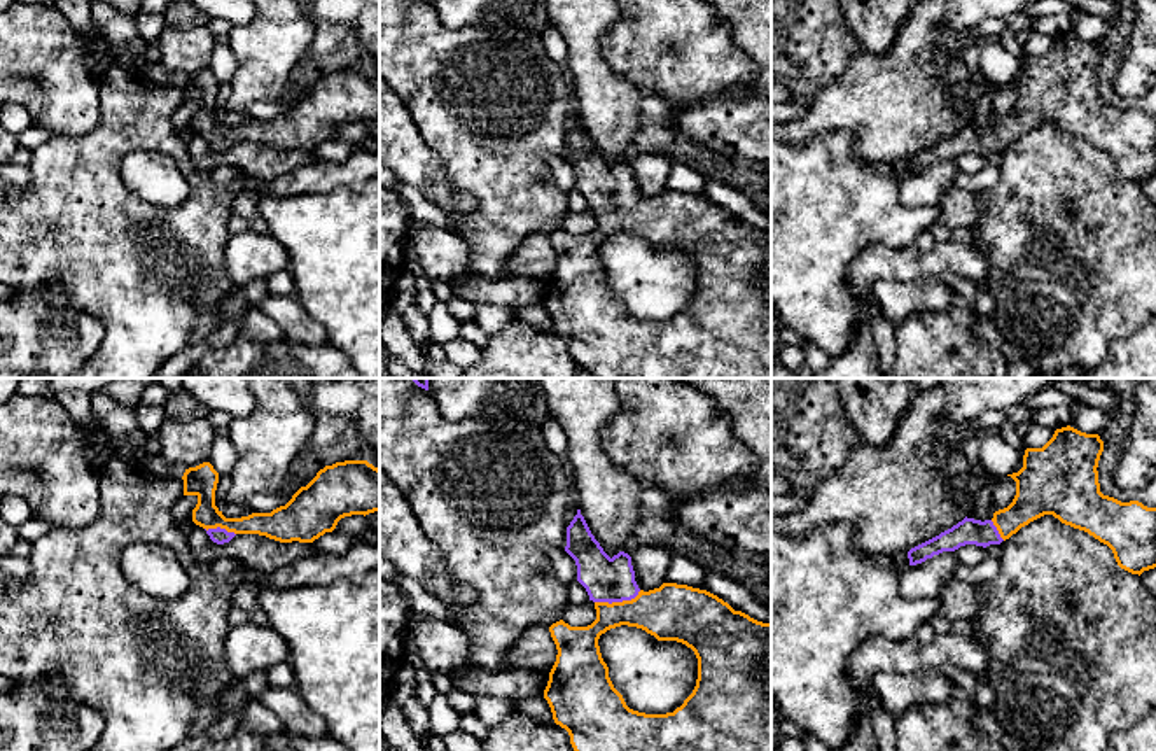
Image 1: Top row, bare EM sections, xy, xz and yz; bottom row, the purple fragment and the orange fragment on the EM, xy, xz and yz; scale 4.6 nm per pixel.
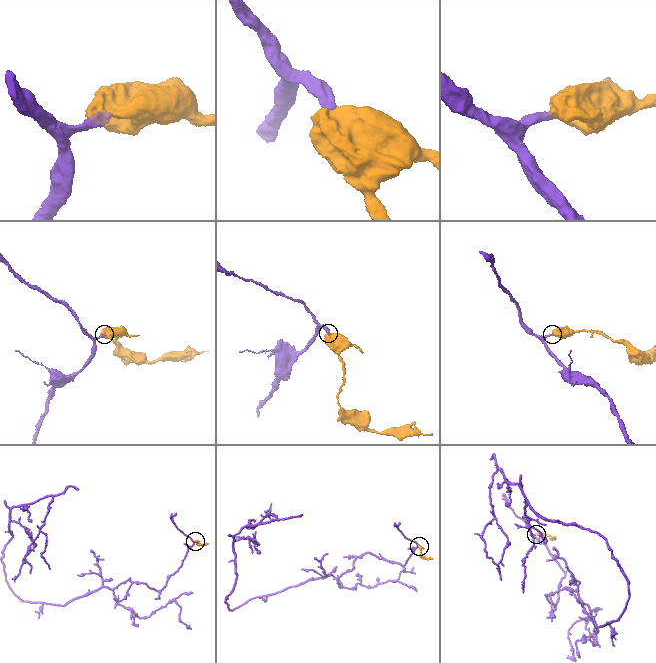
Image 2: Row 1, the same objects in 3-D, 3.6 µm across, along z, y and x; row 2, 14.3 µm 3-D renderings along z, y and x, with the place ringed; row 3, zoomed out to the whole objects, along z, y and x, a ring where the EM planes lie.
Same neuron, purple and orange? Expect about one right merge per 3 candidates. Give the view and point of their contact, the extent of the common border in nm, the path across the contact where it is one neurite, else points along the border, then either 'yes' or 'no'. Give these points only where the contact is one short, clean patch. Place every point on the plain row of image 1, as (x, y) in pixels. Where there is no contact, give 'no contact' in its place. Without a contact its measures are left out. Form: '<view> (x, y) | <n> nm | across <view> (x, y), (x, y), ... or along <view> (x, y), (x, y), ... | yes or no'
xz (618, 209) | 220 nm | across xz (609, 188), (618, 209), (640, 217), (670, 221) | yes

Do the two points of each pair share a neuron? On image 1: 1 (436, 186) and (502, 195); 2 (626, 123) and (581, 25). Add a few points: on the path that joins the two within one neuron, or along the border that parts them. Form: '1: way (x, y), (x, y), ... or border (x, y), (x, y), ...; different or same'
1: border (436, 154), (448, 179), (476, 198), (474, 210); different
2: way (604, 98), (586, 63), (586, 49); same

